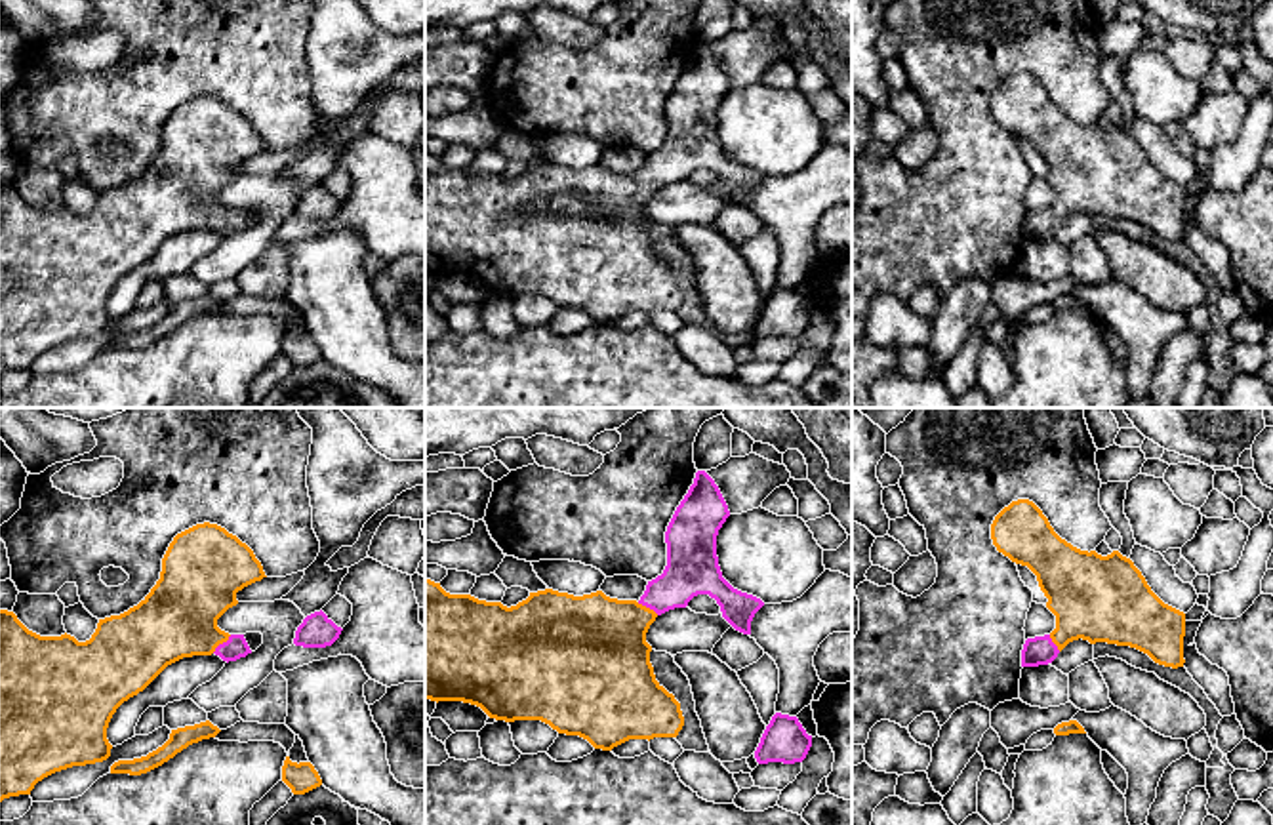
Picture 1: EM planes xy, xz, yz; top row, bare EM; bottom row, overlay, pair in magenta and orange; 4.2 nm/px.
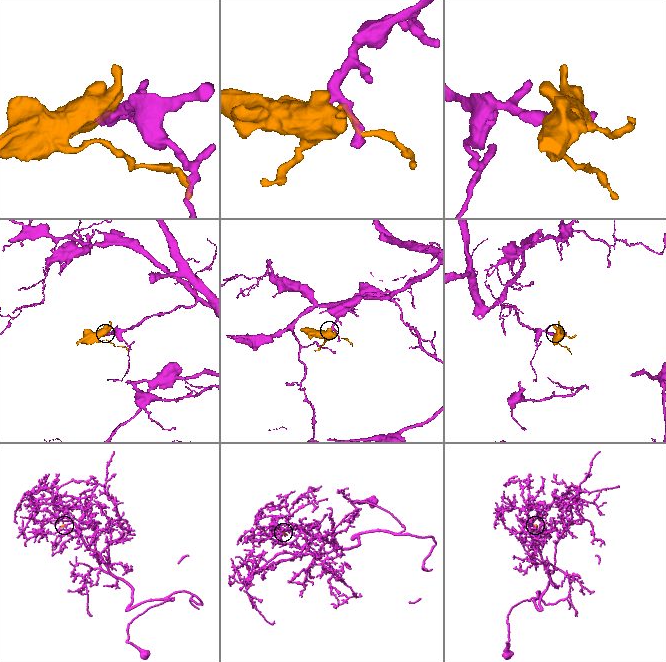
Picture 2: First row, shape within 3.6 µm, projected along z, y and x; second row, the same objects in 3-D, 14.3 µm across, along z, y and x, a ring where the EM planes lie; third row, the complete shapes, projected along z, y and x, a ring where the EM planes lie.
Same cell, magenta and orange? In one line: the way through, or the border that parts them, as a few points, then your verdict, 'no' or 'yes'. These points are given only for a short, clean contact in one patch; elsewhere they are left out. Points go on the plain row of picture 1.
runs through xy (237, 220), (223, 216), (204, 212), (178, 191); yes

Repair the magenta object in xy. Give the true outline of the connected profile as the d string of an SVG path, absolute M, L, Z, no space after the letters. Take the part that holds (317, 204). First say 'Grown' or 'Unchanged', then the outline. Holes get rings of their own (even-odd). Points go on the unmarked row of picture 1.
Unchanged. M322 183L307 189L295 204L293 217L303 221L326 221L332 219L339 208L337 200Z

